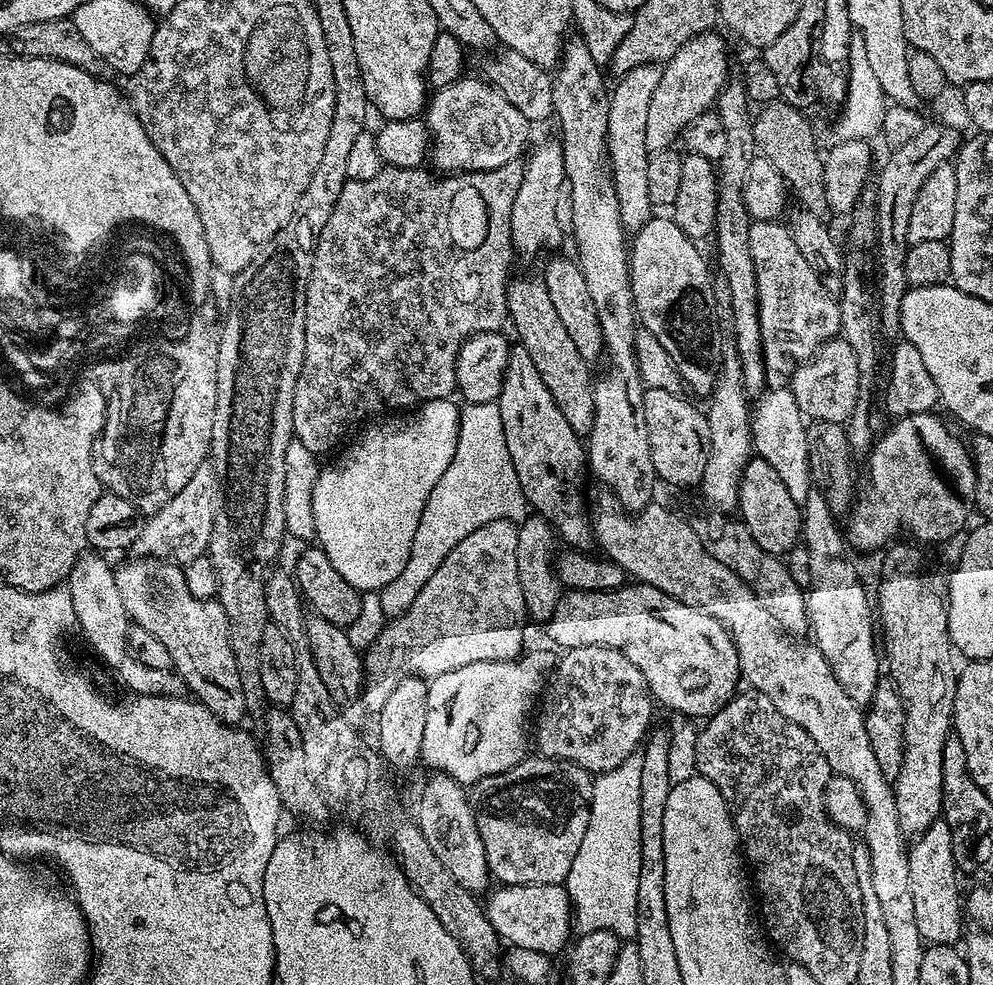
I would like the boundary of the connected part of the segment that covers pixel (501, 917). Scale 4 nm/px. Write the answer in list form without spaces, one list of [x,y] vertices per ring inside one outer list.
[[[506,884],[493,887],[486,898],[488,898],[486,911],[490,924],[494,926],[501,939],[511,947],[556,954],[564,943],[565,945],[569,943],[568,935],[574,932],[573,903],[564,884]]]

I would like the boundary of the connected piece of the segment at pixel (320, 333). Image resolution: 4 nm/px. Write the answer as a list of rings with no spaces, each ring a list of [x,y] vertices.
[[[511,160],[506,162],[506,166],[498,166],[485,172],[433,174],[431,171],[424,171],[423,167],[384,166],[378,174],[374,174],[374,178],[347,180],[342,186],[342,194],[338,194],[338,202],[334,202],[334,211],[331,212],[326,226],[322,226],[322,234],[312,255],[310,282],[306,286],[306,350],[296,383],[292,419],[295,439],[300,440],[306,450],[317,454],[330,451],[359,420],[367,421],[372,418],[367,416],[372,416],[375,412],[392,414],[397,410],[411,410],[425,400],[449,399],[456,392],[458,350],[474,334],[501,331],[505,327],[503,324],[509,319],[508,270],[512,256],[514,257],[510,218],[518,186],[522,184],[524,177],[523,163],[520,160]]]

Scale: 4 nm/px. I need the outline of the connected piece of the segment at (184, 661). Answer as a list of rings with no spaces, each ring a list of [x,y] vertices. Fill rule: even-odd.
[[[137,555],[135,559],[116,564],[114,568],[129,620],[135,627],[154,634],[170,650],[172,668],[199,703],[206,705],[223,724],[239,725],[239,720],[243,721],[246,715],[226,610],[216,598],[195,597],[187,588],[185,569],[181,565],[155,560],[152,556]]]

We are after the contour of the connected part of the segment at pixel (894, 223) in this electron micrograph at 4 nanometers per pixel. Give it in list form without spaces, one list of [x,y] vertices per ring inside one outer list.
[[[932,122],[925,123],[924,129],[915,136],[910,138],[910,142],[906,142],[902,146],[891,149],[887,154],[888,161],[880,168],[880,177],[876,180],[876,216],[874,215],[874,236],[876,248],[876,256],[874,258],[880,262],[880,288],[878,284],[878,331],[885,341],[892,340],[896,342],[901,339],[902,333],[902,298],[906,296],[909,290],[908,279],[906,278],[906,254],[909,250],[908,231],[910,230],[910,213],[914,211],[914,202],[918,202],[918,190],[922,190],[922,186],[926,186],[926,178],[930,178],[930,174],[942,164],[949,163],[960,151],[962,143],[962,135],[956,128],[944,124],[939,128]]]

